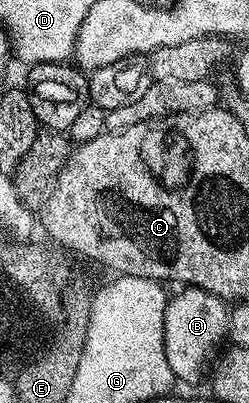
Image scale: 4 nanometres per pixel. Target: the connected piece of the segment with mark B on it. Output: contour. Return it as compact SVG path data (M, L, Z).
M185 287L178 291L181 292L174 299L172 296L165 305L163 345L167 365L171 365L171 373L178 384L197 383L204 375L206 378L210 374L215 356L222 350L221 342L226 342L230 308L226 300L198 287Z

